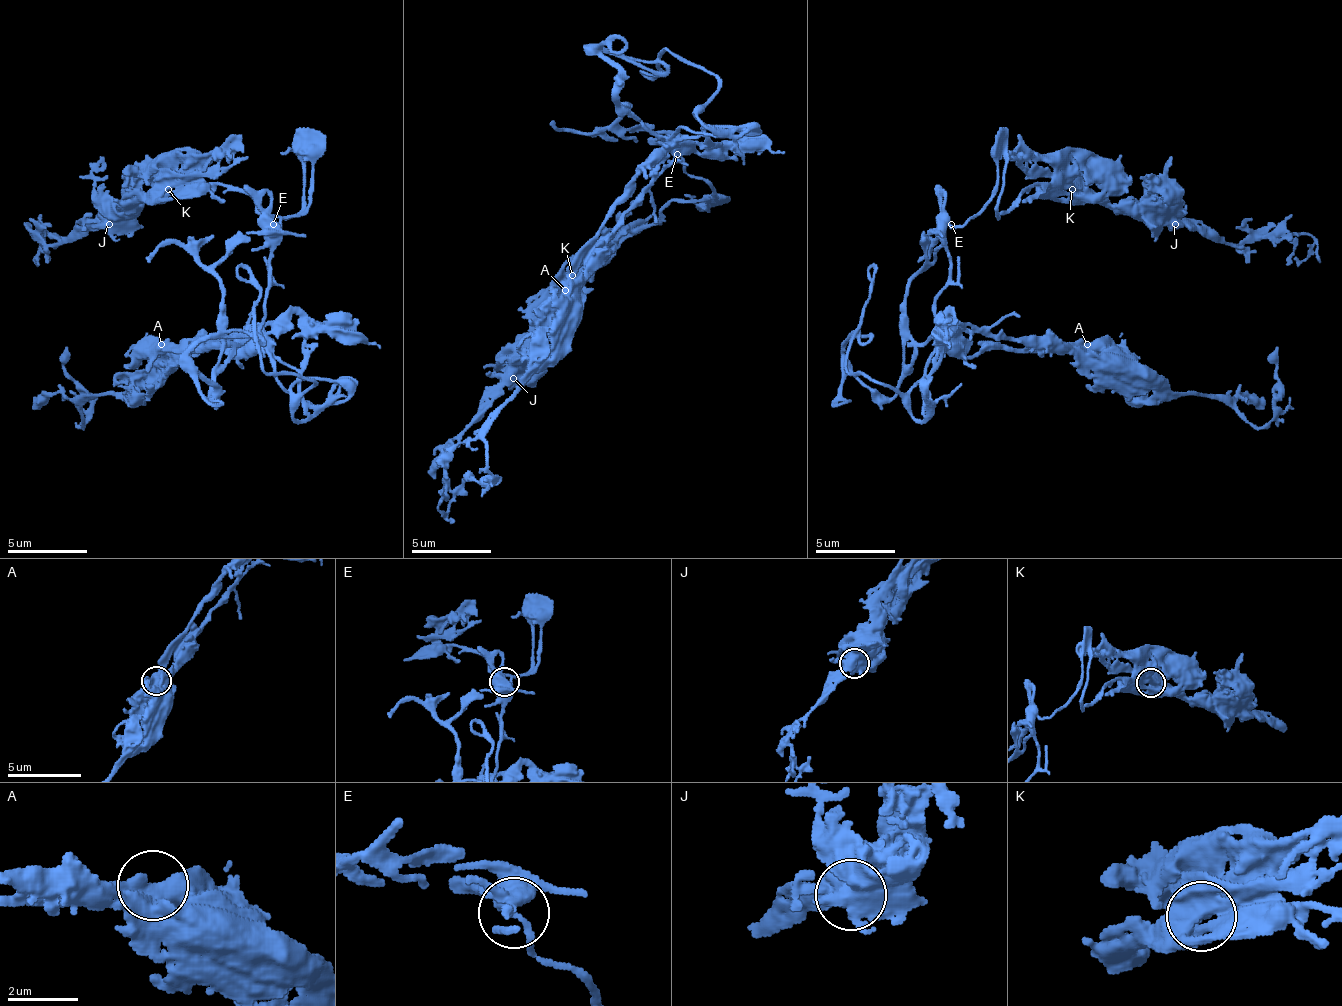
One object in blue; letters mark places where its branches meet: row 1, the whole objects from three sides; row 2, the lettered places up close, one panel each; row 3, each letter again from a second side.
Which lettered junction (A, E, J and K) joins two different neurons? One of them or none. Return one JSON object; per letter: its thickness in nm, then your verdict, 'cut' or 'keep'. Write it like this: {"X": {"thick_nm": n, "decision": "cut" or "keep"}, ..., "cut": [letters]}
{"A": {"thick_nm": 500, "decision": "keep"}, "E": {"thick_nm": 400, "decision": "keep"}, "J": {"thick_nm": 500, "decision": "keep"}, "K": {"thick_nm": 550, "decision": "keep"}, "cut": []}

